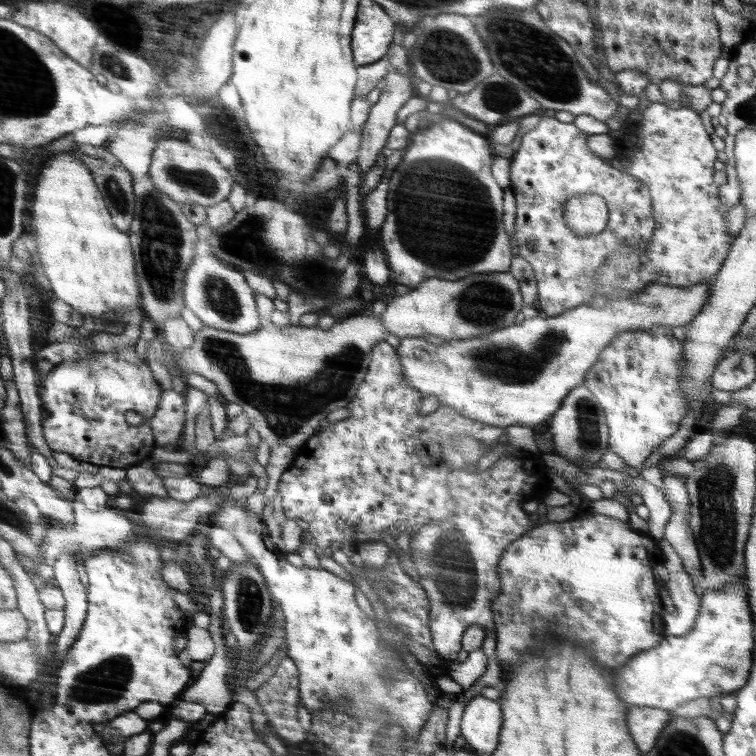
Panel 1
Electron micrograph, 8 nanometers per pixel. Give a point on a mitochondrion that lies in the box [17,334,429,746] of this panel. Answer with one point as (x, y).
(286, 407)

